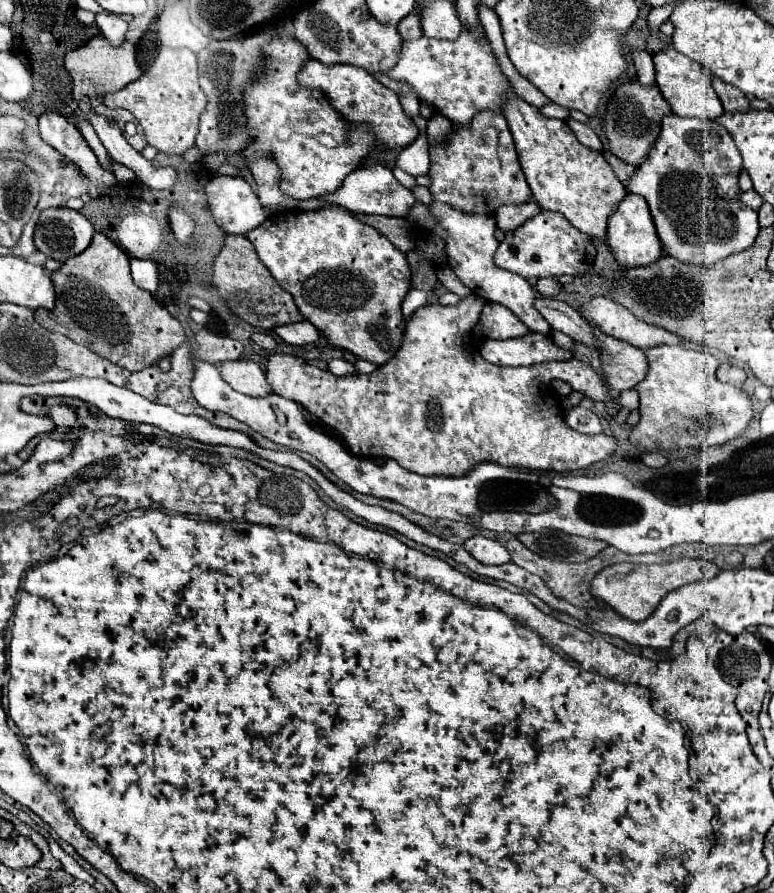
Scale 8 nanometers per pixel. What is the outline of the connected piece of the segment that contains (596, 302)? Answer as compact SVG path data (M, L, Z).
M596 296L590 302L582 304L584 316L594 322L604 334L610 334L618 340L630 342L636 348L650 348L656 344L684 344L686 338L674 332L668 332L660 326L646 324L634 318L622 304L606 296Z

